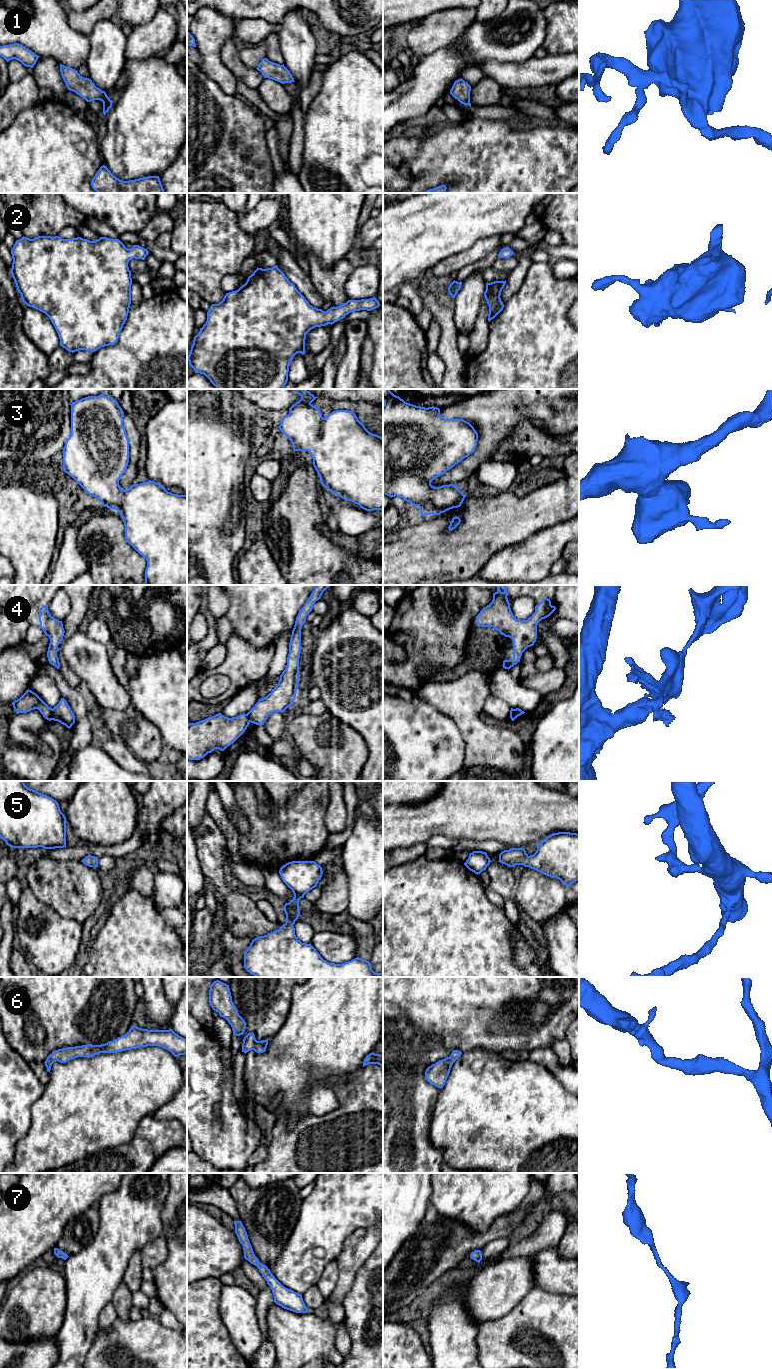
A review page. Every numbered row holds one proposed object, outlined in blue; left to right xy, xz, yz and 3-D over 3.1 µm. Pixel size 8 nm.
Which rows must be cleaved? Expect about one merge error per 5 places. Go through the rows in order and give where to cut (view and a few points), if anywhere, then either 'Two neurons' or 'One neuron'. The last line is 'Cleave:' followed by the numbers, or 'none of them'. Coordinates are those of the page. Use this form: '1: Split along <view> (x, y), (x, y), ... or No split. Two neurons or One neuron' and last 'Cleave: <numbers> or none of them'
1: No split. One neuron
2: No split. One neuron
3: No split. One neuron
4: Split along xy (51, 709), (52, 719). Two neurons
5: No split. One neuron
6: No split. One neuron
7: No split. One neuron
Cleave: 4

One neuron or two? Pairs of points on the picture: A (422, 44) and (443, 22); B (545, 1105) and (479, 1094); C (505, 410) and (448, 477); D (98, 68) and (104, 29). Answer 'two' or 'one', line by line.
A: one
B: one
C: one
D: one

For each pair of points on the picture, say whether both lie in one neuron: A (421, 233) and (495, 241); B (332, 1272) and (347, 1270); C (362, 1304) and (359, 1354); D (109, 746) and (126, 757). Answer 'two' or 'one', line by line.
A: two
B: two
C: one
D: one

